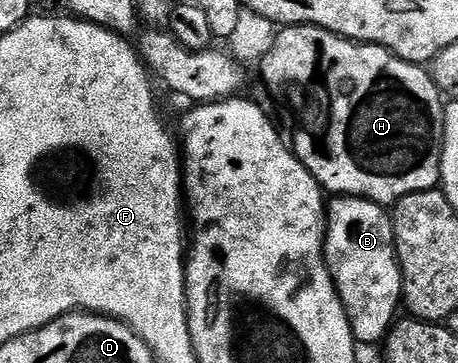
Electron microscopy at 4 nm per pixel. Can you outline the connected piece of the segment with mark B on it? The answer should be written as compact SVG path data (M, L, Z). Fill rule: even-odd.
M338 196L324 214L326 267L338 289L355 343L378 342L399 317L402 297L402 269L394 251L394 223L391 215L367 198Z

